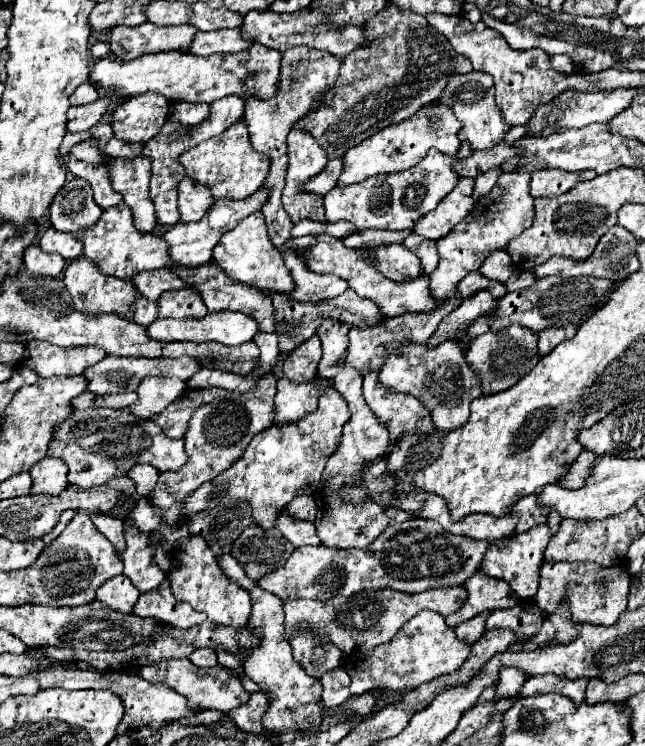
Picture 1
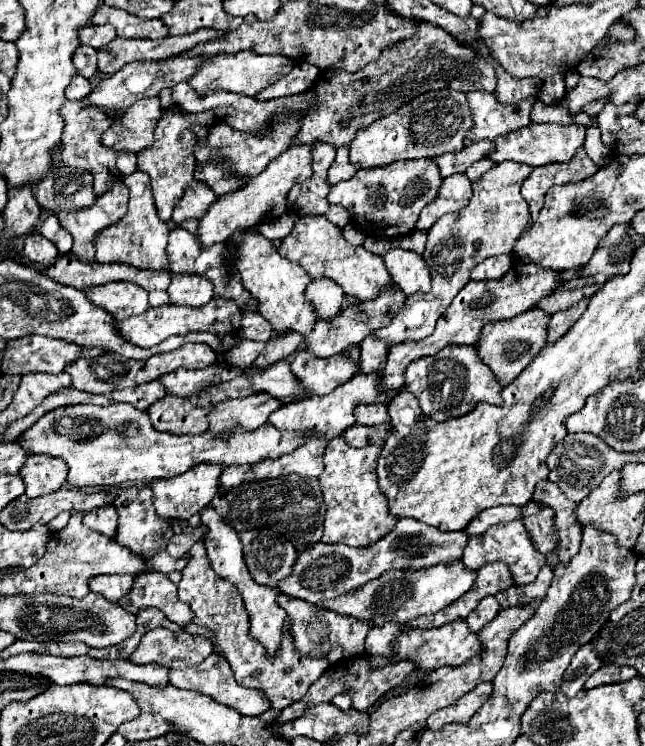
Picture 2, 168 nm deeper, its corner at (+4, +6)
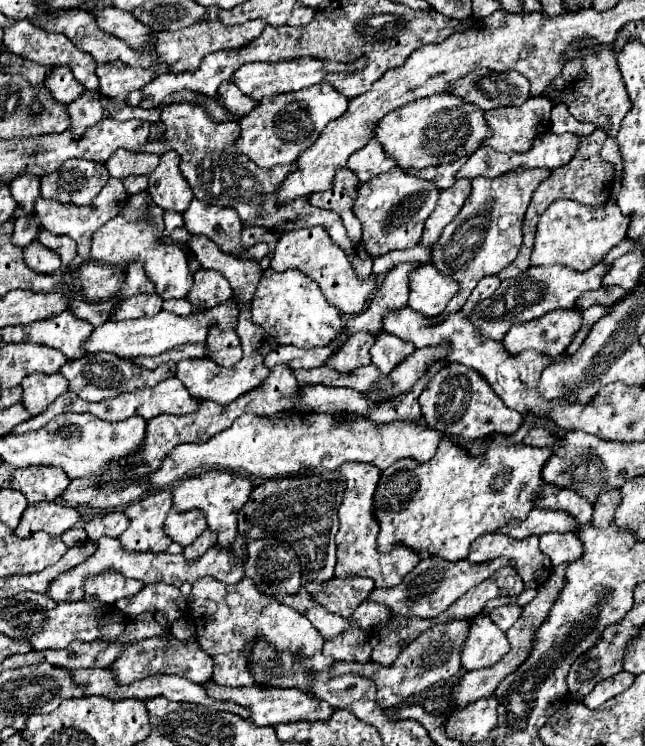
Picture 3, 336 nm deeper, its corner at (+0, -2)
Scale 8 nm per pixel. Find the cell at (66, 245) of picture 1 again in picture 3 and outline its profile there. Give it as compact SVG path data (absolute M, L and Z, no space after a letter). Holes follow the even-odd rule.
M42 230L40 236L38 236L38 240L46 248L52 248L56 254L60 254L64 266L70 266L74 262L74 258L76 258L76 242L72 238L68 238L68 236L56 236L56 234L48 232L48 230Z

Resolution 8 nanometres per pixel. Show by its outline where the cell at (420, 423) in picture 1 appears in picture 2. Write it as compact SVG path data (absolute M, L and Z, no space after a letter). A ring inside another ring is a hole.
M366 336L360 342L360 346L362 346L362 356L360 356L362 372L380 374L384 370L384 364L386 364L388 346L384 346L382 340L376 340L376 338L370 338L370 336Z

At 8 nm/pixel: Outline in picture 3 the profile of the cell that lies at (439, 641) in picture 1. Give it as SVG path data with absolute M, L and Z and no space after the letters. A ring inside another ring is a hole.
M478 616L472 622L468 640L462 648L464 670L478 670L484 666L494 666L504 654L510 652L510 642L506 634L496 628L488 616Z

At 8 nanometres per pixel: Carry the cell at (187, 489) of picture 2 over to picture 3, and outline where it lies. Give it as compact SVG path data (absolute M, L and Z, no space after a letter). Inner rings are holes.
M170 510L168 518L164 522L166 534L172 538L172 542L178 542L182 548L192 544L206 528L208 528L208 524L206 524L202 512L180 514L180 512Z

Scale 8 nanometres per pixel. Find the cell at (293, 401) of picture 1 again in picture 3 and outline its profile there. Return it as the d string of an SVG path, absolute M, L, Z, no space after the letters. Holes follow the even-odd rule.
M356 332L346 342L340 344L338 352L326 366L336 368L338 372L352 372L352 368L360 368L370 364L370 348L376 342L376 334L370 332Z

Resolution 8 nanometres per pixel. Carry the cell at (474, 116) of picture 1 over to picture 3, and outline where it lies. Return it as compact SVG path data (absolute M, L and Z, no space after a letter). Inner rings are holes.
M534 96L516 108L488 110L484 118L494 134L488 140L484 140L484 144L492 146L498 152L528 152L528 148L532 148L534 144L534 138L550 130L550 110L552 102L544 100L544 96Z

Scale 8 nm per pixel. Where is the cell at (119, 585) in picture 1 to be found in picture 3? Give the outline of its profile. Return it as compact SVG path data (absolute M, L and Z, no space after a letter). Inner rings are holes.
M112 570L84 580L84 592L96 596L104 604L114 604L120 598L130 598L138 594L142 588L144 584L140 584L140 580L124 578Z

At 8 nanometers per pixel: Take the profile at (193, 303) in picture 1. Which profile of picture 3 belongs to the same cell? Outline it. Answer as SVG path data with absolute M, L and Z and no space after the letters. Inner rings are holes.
M196 270L194 274L194 286L188 294L188 300L196 306L214 308L218 304L224 304L232 296L230 282L224 278L224 274L216 270Z

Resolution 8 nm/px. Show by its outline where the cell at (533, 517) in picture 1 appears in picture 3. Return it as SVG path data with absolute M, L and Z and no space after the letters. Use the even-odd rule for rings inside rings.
M548 534L540 536L540 550L552 560L554 566L574 562L582 556L582 546L576 534Z

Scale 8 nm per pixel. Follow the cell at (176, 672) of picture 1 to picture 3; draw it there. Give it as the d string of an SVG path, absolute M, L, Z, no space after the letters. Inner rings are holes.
M212 680L204 684L208 688L208 694L218 700L232 700L244 708L250 710L250 720L258 726L276 726L280 722L316 722L316 720L330 720L330 716L336 712L328 702L316 700L312 696L304 696L300 690L282 690L282 688L260 688L260 686L246 686L246 688L224 688L214 684Z

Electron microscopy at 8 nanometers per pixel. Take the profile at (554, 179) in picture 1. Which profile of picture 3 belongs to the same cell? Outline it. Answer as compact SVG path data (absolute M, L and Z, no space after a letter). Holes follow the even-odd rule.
M596 128L592 134L588 136L582 136L580 138L580 144L578 144L578 150L576 150L576 156L562 168L556 168L552 172L552 176L548 180L544 180L536 190L534 190L534 196L532 196L532 202L526 210L526 218L524 218L524 224L522 224L522 232L524 232L524 242L522 242L522 248L520 248L520 254L518 258L508 266L504 268L504 272L498 274L500 280L508 280L508 278L514 278L518 276L520 272L528 270L530 268L530 254L532 254L532 244L534 244L534 232L536 232L536 222L538 218L542 216L542 212L554 202L554 200L560 200L560 198L568 198L568 200L576 200L580 204L586 204L586 206L600 206L604 204L604 200L610 198L610 190L612 190L612 184L614 184L614 164L606 162L600 158L600 150L602 150L602 144L606 140L606 134Z

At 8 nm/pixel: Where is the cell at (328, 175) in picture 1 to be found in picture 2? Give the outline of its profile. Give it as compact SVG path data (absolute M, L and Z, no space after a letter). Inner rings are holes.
M342 146L336 150L336 158L332 162L332 166L328 168L328 184L338 184L342 180L348 180L356 174L358 168L352 168L352 164L348 164L348 146Z

